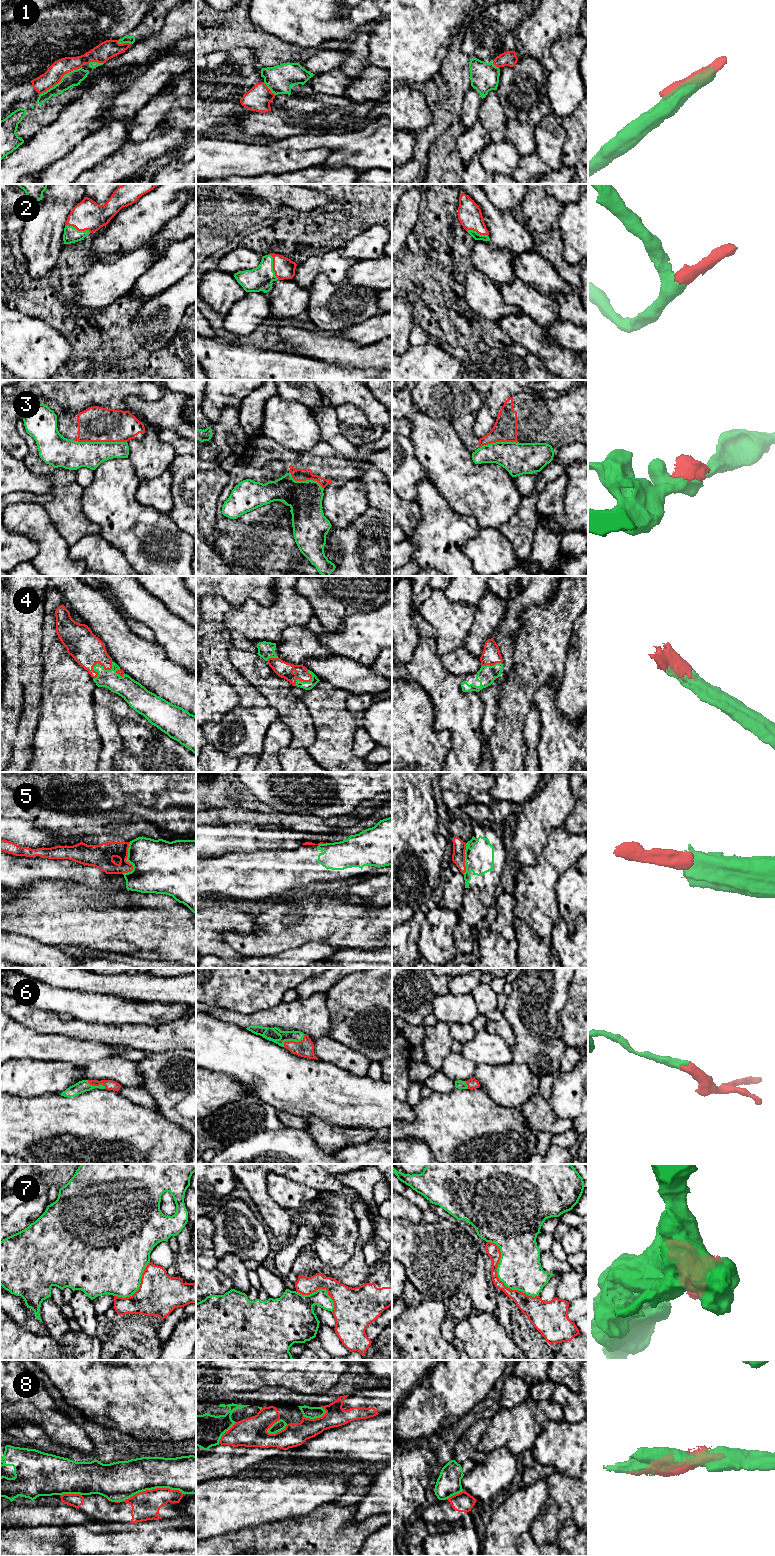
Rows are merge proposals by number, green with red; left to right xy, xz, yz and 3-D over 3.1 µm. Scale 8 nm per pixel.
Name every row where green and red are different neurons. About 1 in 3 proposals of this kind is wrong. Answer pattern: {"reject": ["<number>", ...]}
{"reject": ["1", "3", "5", "7", "8"]}

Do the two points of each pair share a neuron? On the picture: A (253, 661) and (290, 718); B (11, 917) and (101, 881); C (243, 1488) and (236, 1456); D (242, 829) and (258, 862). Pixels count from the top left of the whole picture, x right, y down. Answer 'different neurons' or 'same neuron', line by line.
A: same neuron
B: different neurons
C: different neurons
D: different neurons

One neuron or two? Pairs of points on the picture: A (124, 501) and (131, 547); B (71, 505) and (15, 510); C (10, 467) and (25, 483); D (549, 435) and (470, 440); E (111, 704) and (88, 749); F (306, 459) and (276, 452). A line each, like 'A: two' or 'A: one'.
A: one
B: two
C: one
D: one
E: two
F: one

